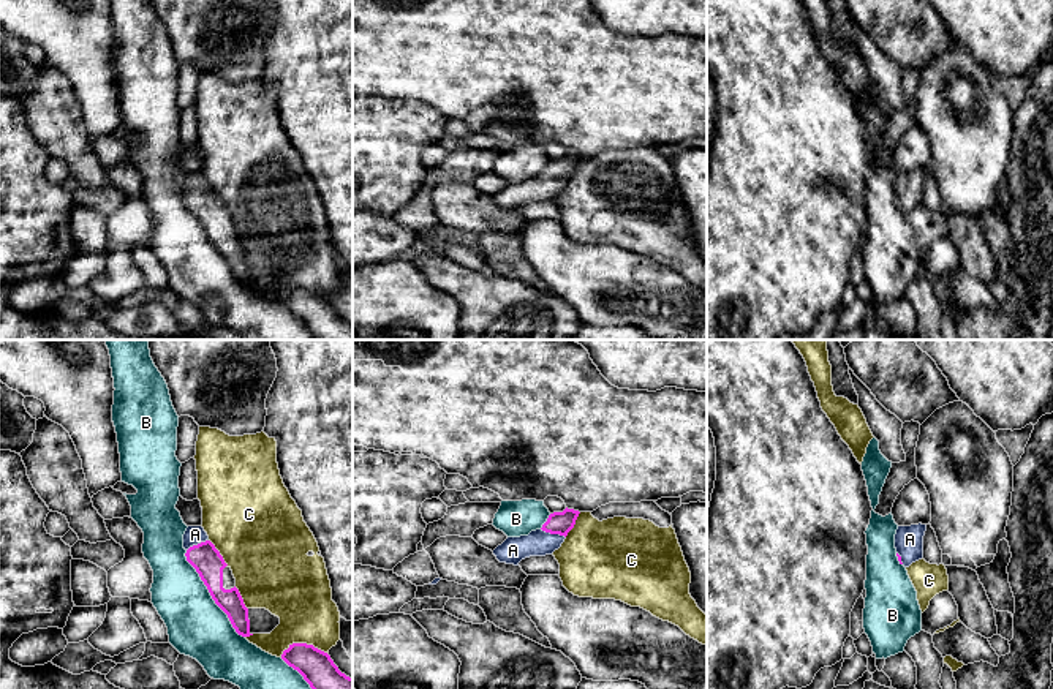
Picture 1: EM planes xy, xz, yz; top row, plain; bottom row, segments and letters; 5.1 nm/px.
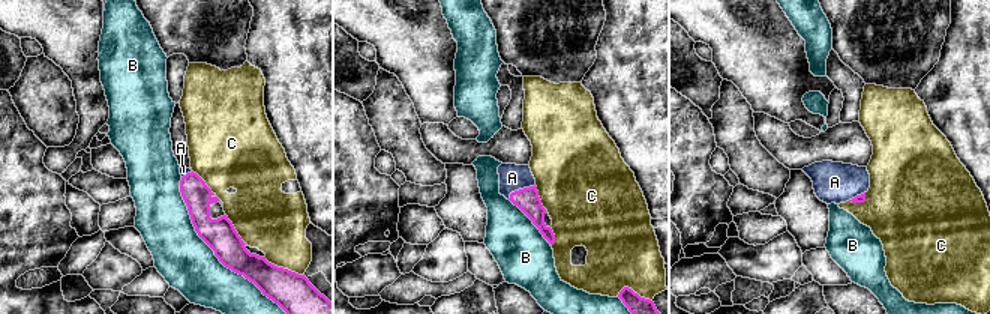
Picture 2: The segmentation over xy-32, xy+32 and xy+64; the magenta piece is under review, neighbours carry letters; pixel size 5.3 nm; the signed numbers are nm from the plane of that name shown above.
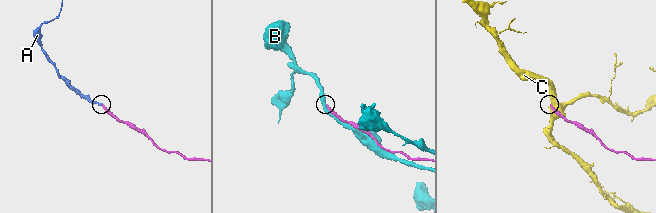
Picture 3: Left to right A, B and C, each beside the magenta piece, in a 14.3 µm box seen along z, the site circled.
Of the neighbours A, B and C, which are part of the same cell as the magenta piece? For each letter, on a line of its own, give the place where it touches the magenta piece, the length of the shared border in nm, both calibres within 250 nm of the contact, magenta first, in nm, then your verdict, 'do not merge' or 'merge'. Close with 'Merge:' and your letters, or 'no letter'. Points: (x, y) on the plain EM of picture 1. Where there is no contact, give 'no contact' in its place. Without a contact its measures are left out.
A: meets magenta in xz at (554, 179); contact 140 nm long; 110 nm thick on the magenta side, 140 nm on the other; merge
B: meets magenta in xy at (211, 240); contact 550 nm long; 150 nm thick on the magenta side, 300 nm on the other; do not merge
C: meets magenta in xy at (302, 289); contact 240 nm long; 170 nm thick on the magenta side, 320 nm on the other; do not merge
Merge: A

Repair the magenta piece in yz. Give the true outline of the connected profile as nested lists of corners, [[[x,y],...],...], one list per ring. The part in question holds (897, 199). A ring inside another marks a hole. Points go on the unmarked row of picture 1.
[[[927,171],[898,172],[895,180],[895,194],[900,210],[909,213],[923,204],[923,182]]]

